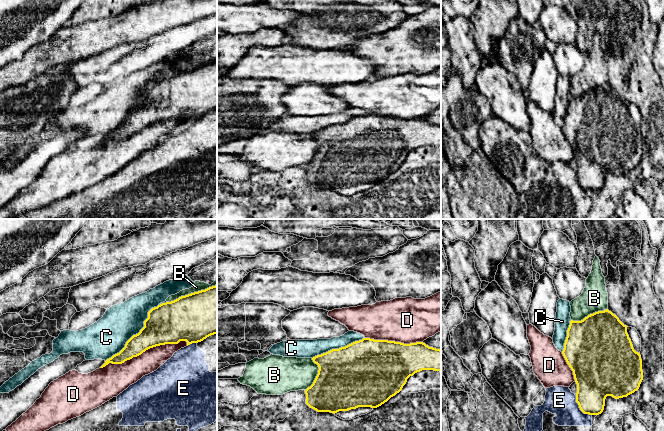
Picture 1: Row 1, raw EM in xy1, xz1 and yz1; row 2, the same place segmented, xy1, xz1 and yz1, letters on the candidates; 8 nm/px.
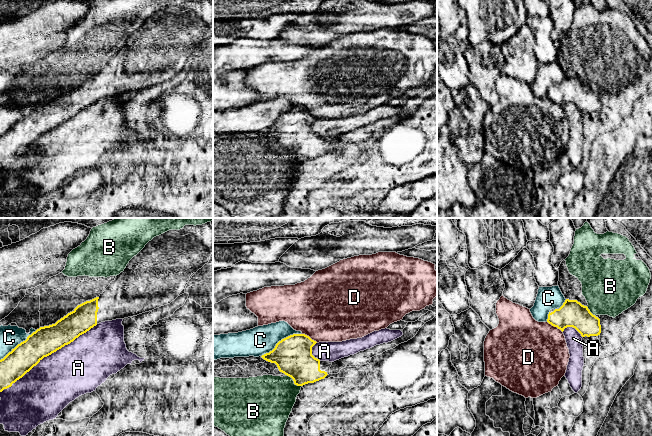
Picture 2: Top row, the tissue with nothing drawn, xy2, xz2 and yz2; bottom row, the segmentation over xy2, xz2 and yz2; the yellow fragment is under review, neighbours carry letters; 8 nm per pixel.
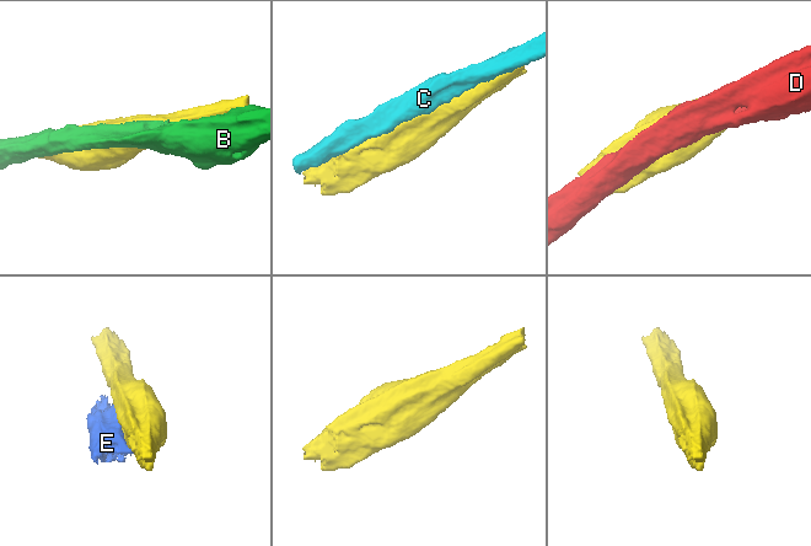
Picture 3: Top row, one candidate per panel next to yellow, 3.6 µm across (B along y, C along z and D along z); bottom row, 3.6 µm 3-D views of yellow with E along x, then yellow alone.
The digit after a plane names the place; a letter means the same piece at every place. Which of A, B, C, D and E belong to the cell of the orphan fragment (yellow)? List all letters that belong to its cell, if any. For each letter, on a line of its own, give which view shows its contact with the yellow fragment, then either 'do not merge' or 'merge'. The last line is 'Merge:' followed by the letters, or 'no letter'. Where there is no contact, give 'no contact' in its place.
A: meets yellow in xy2; do not merge
B: meets yellow in xy1; do not merge
C: meets yellow in xy1; do not merge
D: meets yellow in xy1; do not merge
E: meets yellow in yz1; do not merge
Merge: no letter

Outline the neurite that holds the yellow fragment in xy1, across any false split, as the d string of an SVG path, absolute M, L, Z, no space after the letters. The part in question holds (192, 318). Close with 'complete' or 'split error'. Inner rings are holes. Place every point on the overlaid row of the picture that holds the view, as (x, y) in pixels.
M217 285L152 308L148 312L148 318L144 321L144 327L140 332L133 335L126 342L125 347L107 359L100 368L109 363L122 364L156 346L178 344L180 341L186 341L188 346L192 343L201 342L214 334L217 334Z | complete

